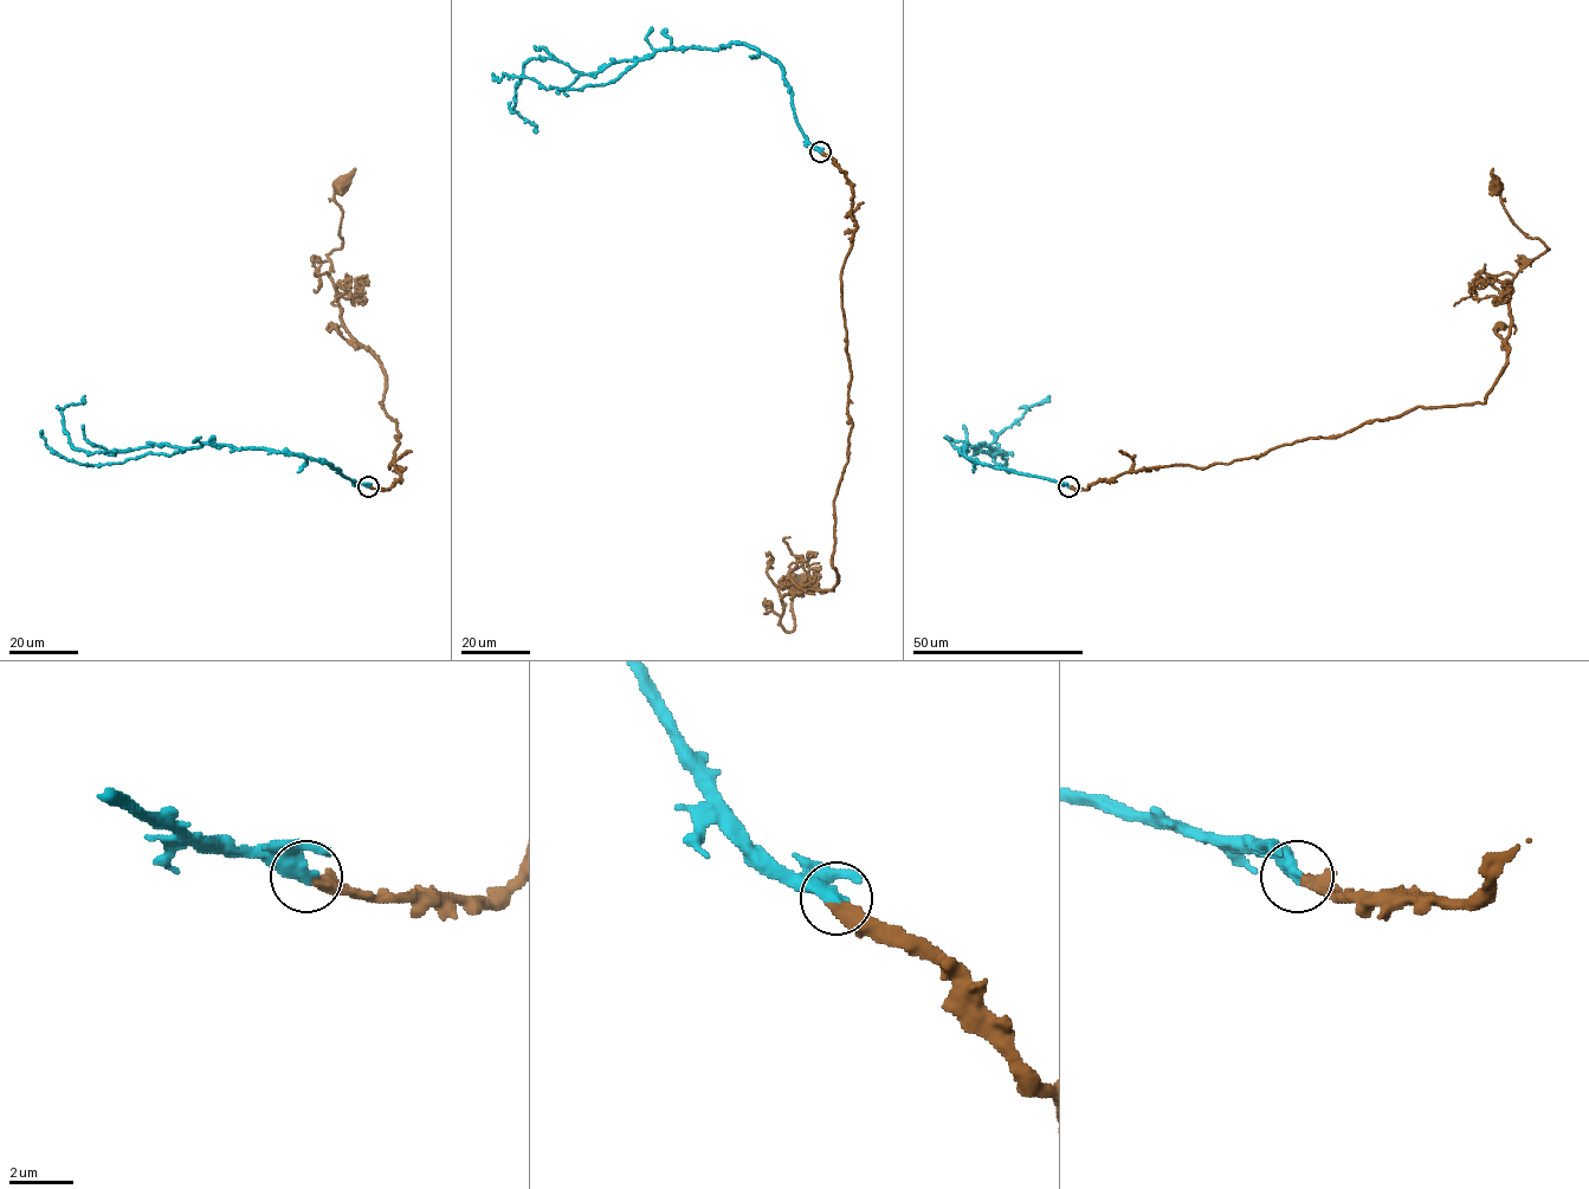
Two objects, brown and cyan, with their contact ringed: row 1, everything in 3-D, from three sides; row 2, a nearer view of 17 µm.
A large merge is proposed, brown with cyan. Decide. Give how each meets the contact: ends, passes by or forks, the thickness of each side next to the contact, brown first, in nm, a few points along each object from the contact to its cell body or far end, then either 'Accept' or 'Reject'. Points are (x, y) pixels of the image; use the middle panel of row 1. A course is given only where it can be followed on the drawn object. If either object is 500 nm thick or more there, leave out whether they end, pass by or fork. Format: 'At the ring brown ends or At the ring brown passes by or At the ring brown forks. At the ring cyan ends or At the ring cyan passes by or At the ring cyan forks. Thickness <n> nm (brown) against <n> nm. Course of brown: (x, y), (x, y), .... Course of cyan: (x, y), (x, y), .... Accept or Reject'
Thickness 420 nm (brown) against 500 nm. Course of brown: (820, 152), (852, 192), (841, 271), (852, 426), (833, 502), (837, 583), (786, 594), (787, 631), (794, 581). Course of cyan: (820, 150), (796, 120), (782, 68), (741, 44), (654, 50), (589, 73), (531, 58), (514, 110), (536, 133). Accept

